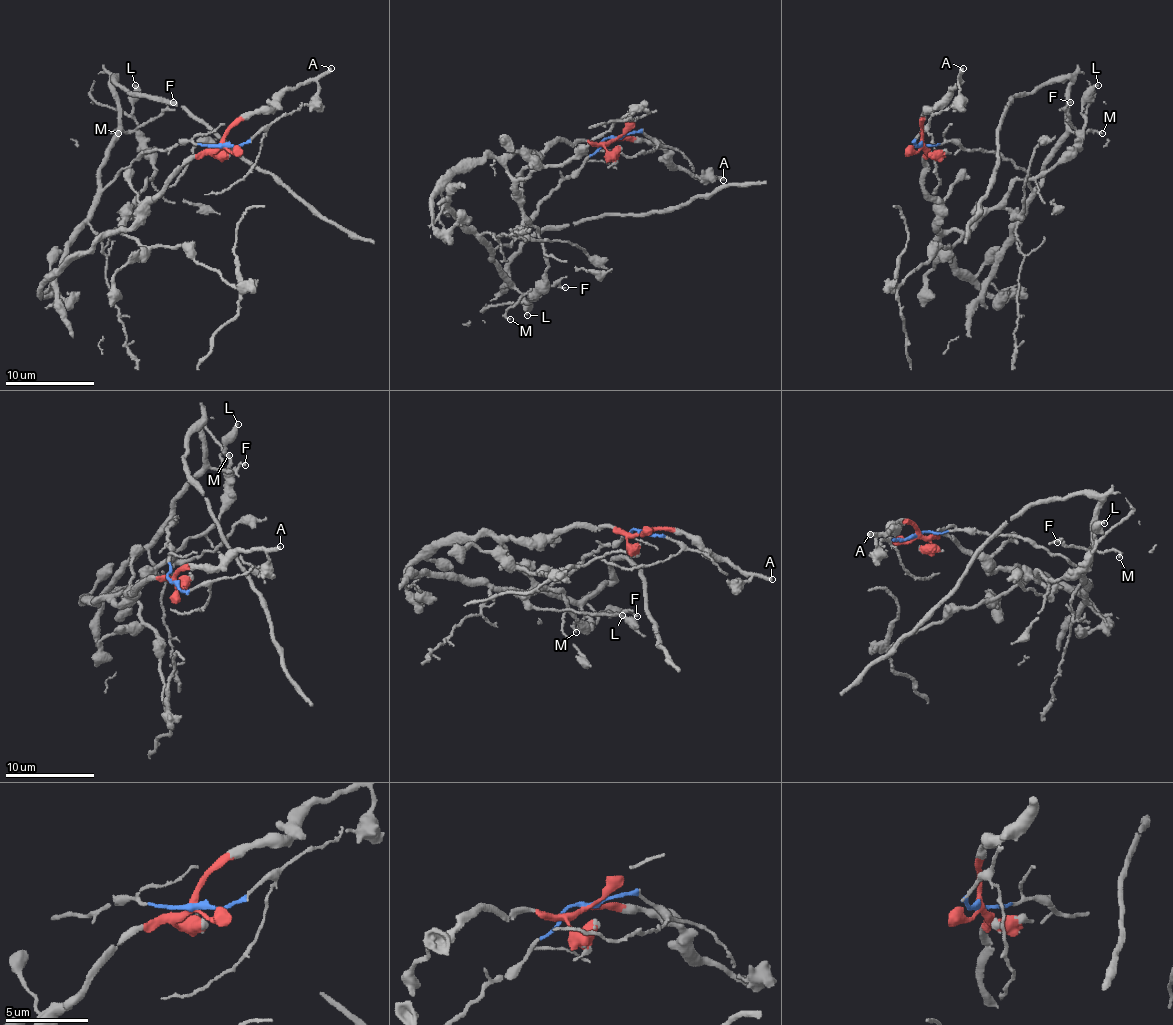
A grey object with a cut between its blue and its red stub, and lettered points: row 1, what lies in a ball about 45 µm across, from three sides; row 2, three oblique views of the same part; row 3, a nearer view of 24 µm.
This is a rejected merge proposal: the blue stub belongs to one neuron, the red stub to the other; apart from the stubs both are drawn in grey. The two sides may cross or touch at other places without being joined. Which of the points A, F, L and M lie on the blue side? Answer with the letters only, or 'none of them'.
F, M

